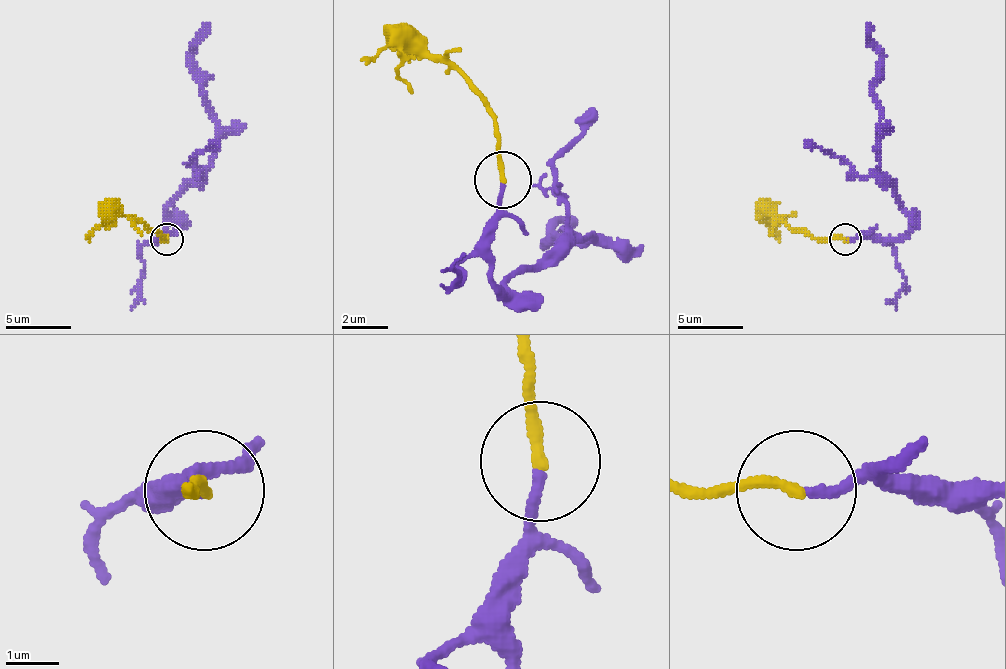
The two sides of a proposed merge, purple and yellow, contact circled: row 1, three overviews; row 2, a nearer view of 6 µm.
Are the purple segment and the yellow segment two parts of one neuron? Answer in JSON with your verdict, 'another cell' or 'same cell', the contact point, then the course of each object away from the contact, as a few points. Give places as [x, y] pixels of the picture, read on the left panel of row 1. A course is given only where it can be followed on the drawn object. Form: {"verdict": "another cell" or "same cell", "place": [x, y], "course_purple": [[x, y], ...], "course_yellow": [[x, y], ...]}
{"verdict": "same cell", "place": [166, 239], "course_purple": [[167, 238], [157, 238], [164, 228], [164, 212], [213, 153], [216, 118], [203, 88], [193, 46], [209, 23]], "course_yellow": [[167, 238], [128, 215], [109, 215], [89, 241]]}

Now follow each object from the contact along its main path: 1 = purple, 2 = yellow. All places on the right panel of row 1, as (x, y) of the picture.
1: (847, 238), (899, 238), (909, 228), (909, 212), (880, 170), (873, 88), (880, 46), (867, 23)
2: (844, 238), (811, 238), (776, 215), (769, 215), (779, 241)

